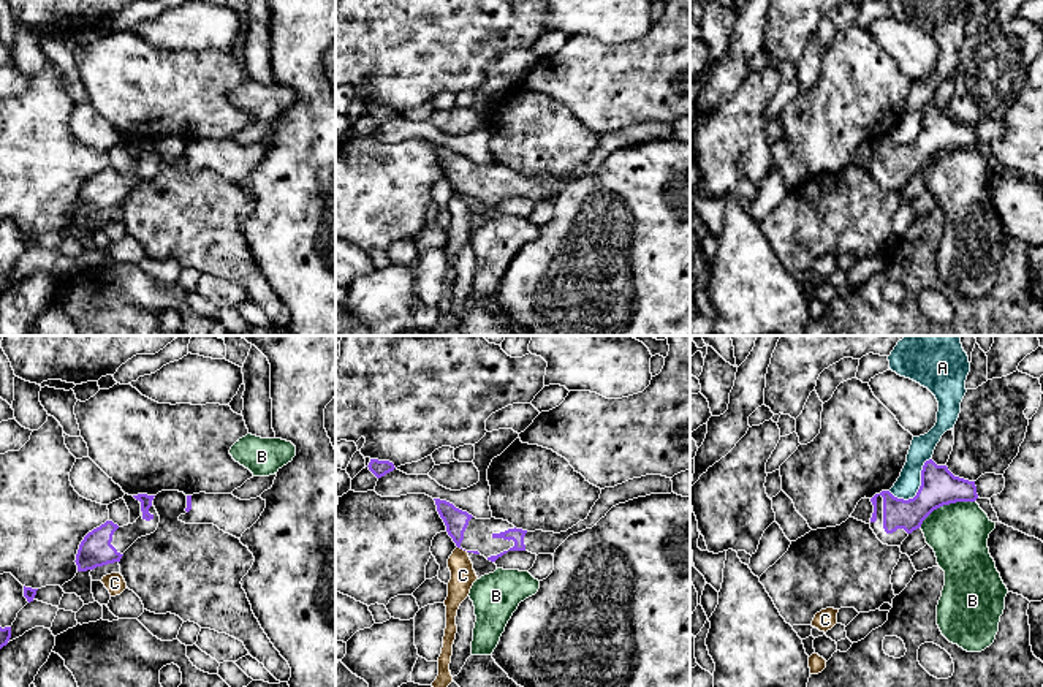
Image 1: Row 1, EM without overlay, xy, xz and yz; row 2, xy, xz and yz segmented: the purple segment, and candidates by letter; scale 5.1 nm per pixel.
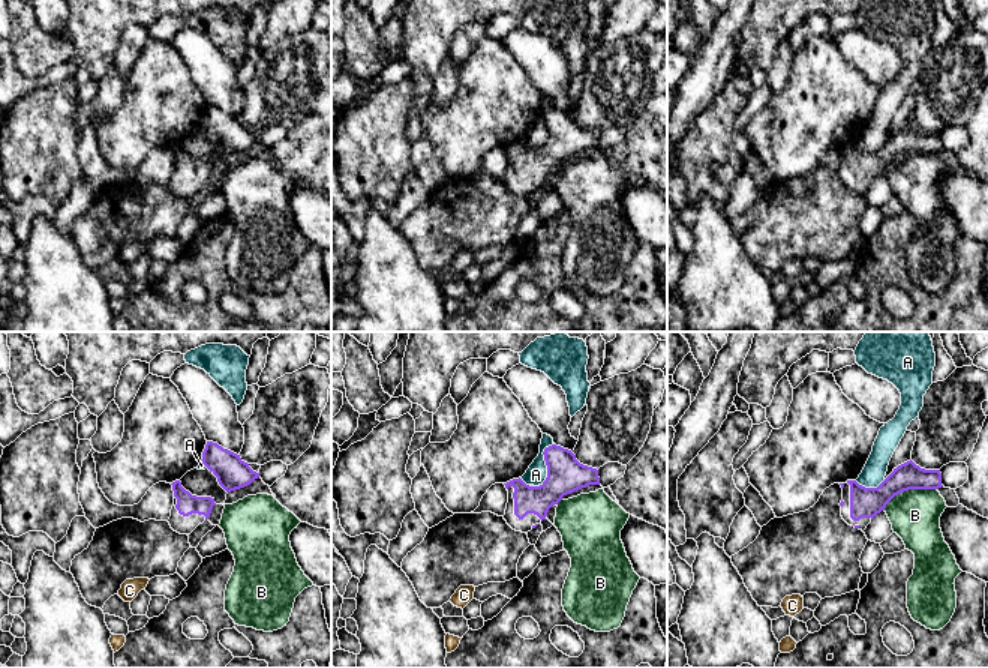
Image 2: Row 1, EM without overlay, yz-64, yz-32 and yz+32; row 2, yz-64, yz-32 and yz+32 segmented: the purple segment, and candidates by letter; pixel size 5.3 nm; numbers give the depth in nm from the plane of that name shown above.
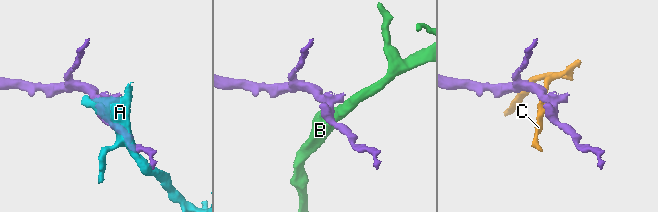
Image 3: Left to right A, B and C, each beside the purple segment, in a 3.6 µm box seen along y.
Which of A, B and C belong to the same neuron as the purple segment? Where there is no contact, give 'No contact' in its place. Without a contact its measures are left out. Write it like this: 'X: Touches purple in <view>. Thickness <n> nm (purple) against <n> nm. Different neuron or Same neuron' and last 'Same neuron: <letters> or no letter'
A: Touches purple in yz. Thickness 190 nm (purple) against 120 nm. Different neuron
B: Touches purple in yz. Thickness 190 nm (purple) against 300 nm. Different neuron
C: Touches purple in xz. Thickness 120 nm (purple) against 130 nm. Different neuron
Same neuron: no letter

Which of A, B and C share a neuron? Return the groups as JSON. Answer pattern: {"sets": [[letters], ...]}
{"sets": [["A"], ["B"], ["C"]]}

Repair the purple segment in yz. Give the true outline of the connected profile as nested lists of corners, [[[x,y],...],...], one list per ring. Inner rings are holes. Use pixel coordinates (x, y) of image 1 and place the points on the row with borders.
[[[929,459],[923,465],[921,486],[913,499],[897,499],[889,491],[870,499],[874,505],[870,529],[883,545],[901,546],[934,510],[977,499],[975,481],[954,476],[946,465],[937,465]]]

